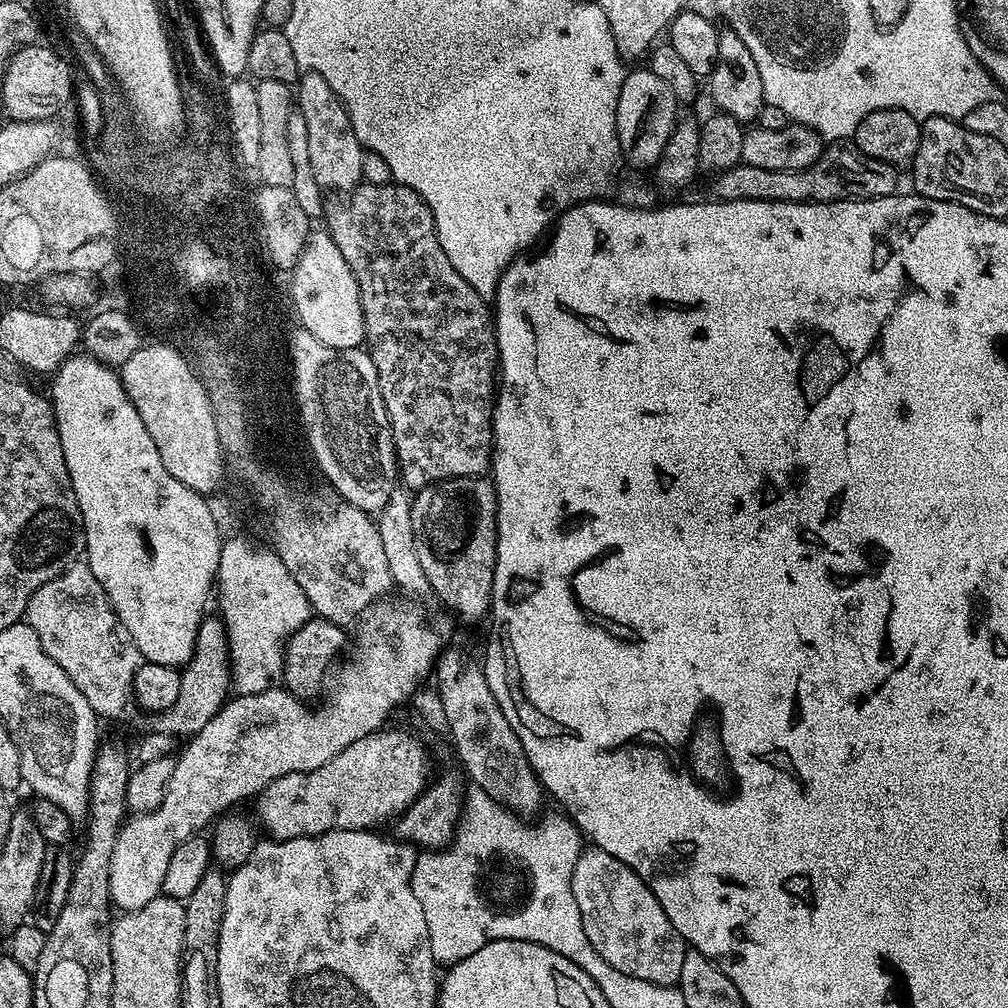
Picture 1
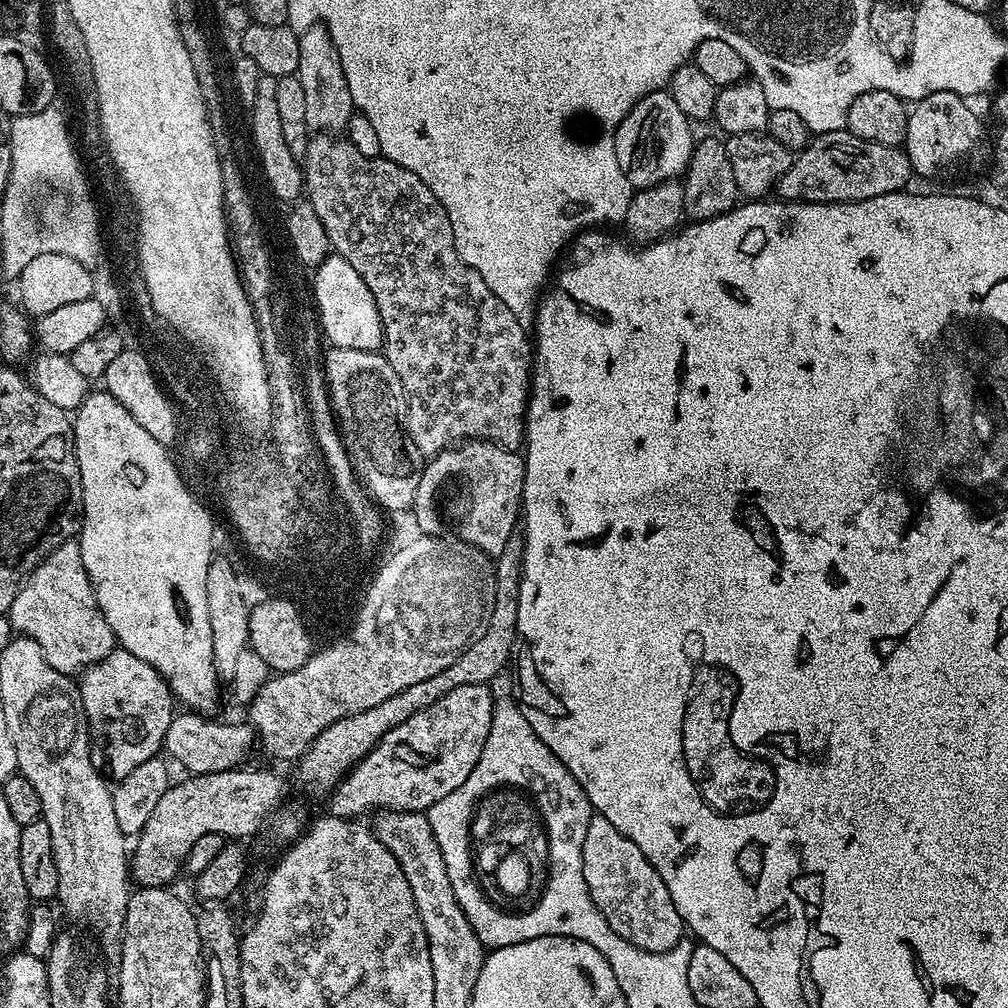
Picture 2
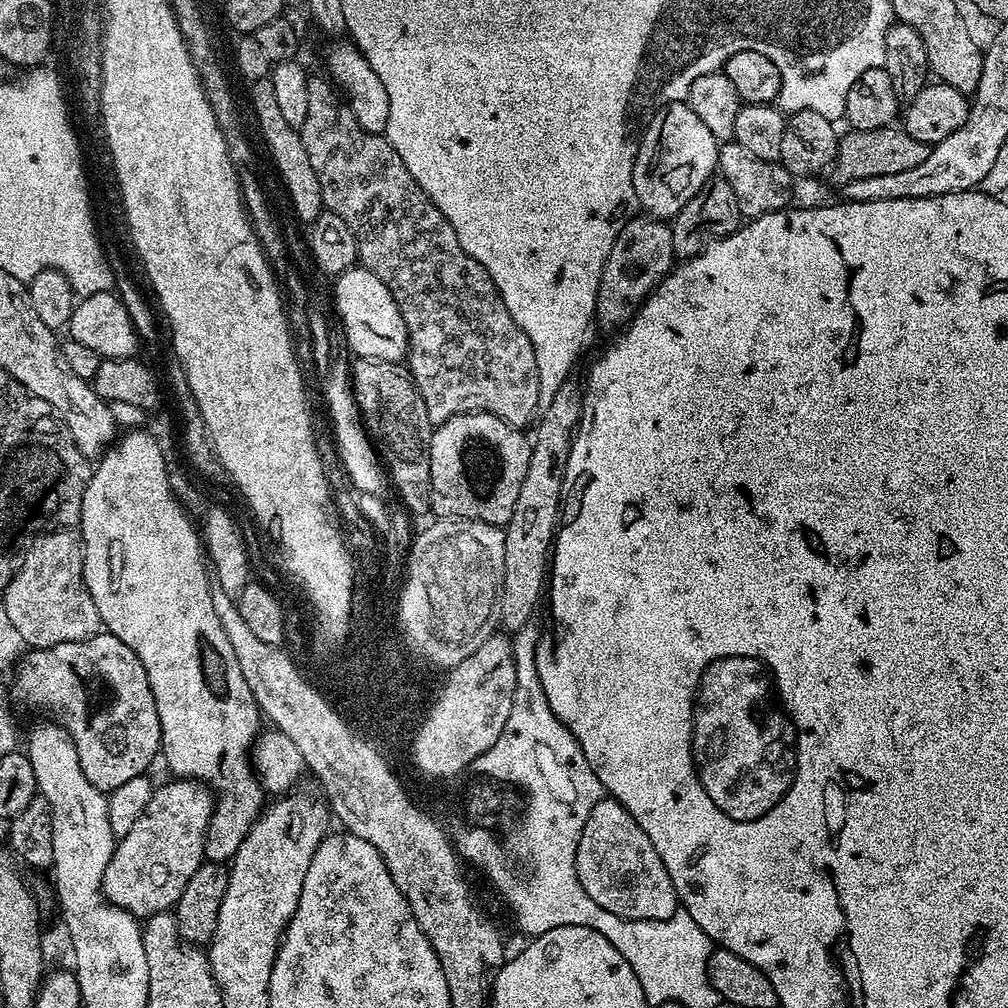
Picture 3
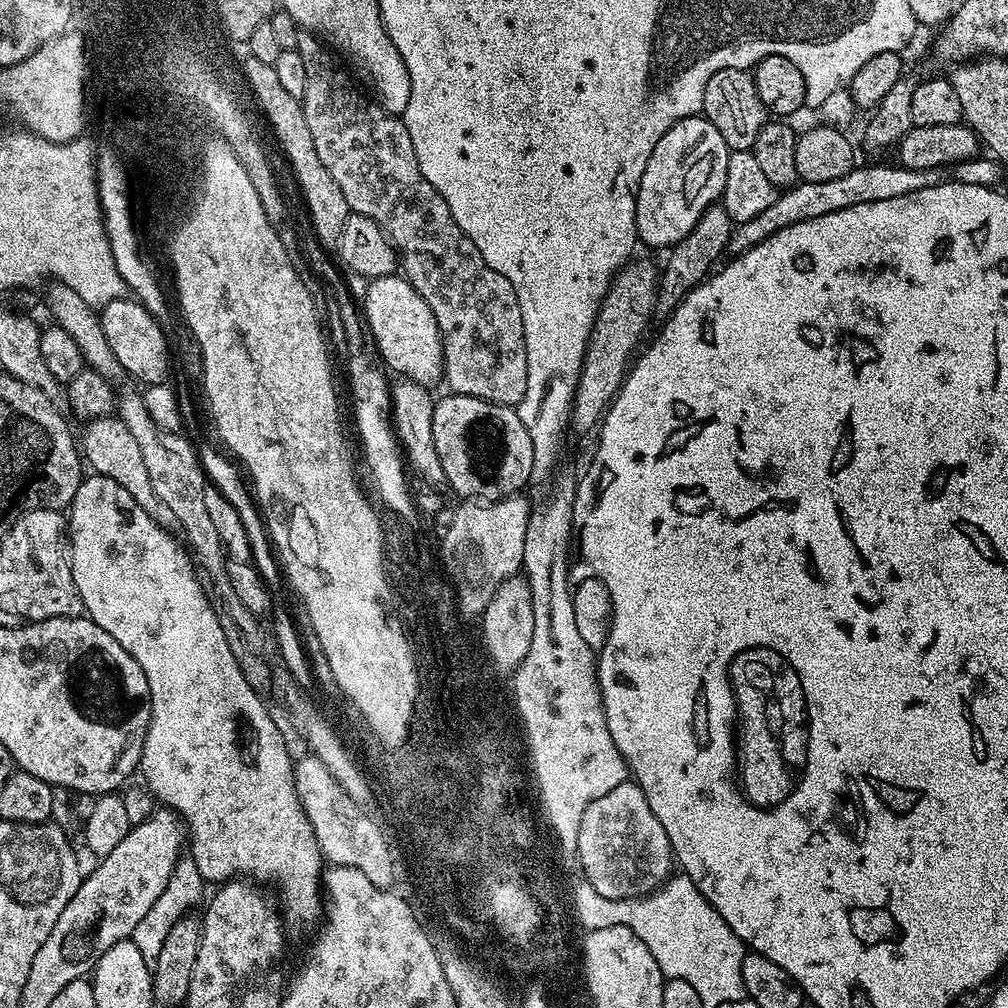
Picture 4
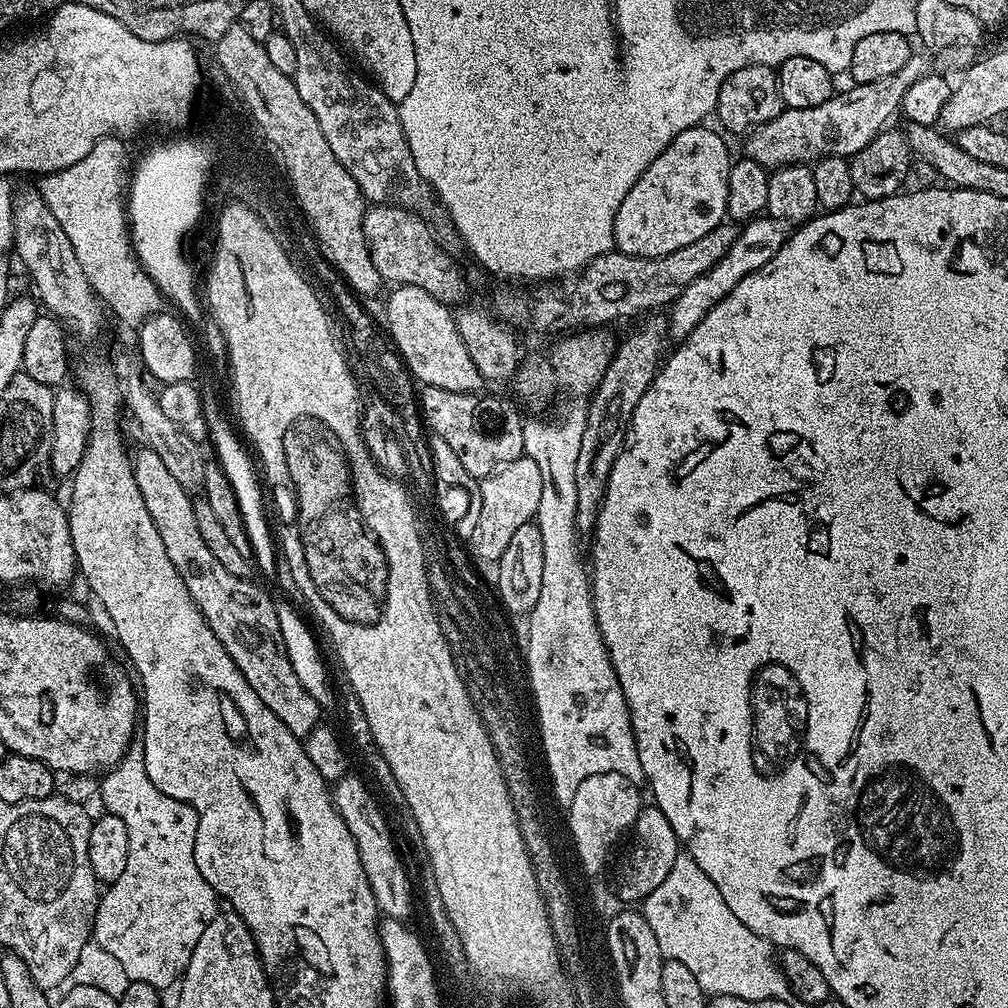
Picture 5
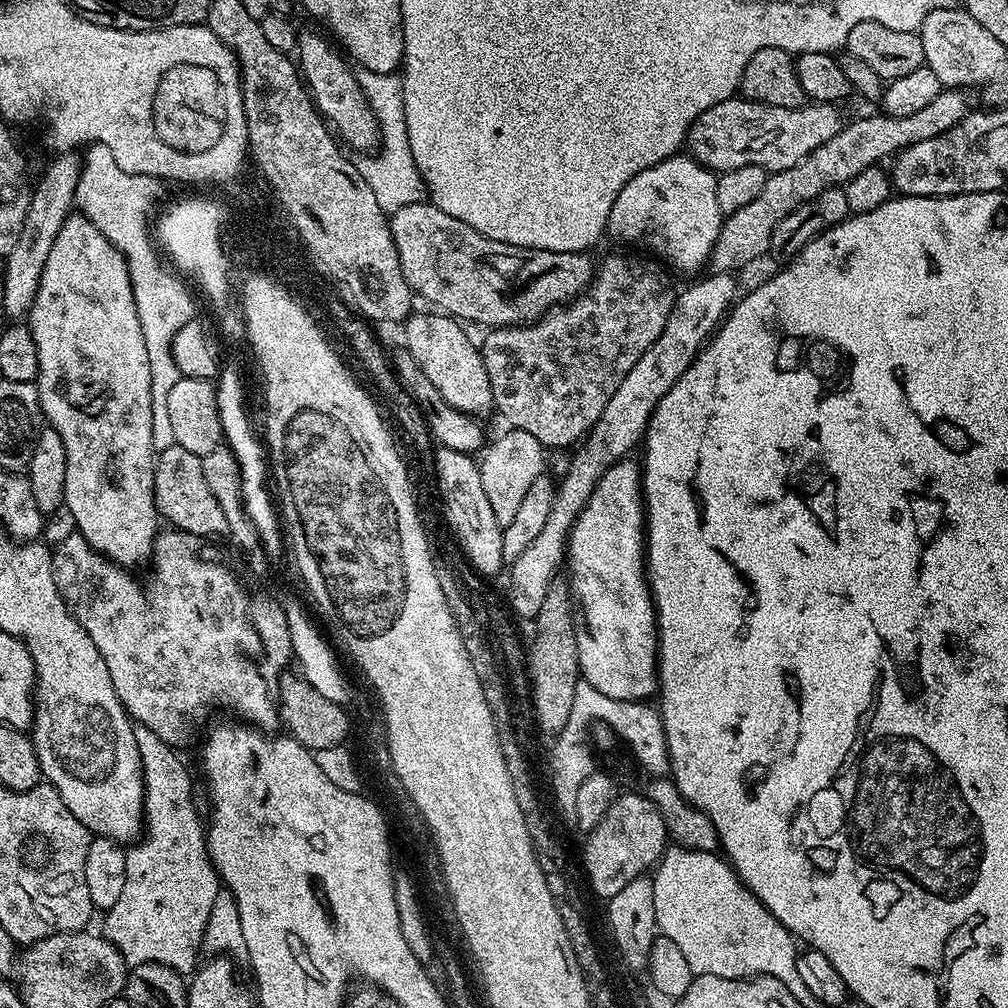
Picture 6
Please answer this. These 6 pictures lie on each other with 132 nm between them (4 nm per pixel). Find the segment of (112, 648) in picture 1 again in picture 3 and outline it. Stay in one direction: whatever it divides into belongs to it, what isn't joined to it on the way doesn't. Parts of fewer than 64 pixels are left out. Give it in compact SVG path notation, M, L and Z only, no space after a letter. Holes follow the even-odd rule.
M70 528L49 530L23 549L2 599L7 615L29 649L85 640L102 628L98 606L94 606L84 581L84 542L79 531Z

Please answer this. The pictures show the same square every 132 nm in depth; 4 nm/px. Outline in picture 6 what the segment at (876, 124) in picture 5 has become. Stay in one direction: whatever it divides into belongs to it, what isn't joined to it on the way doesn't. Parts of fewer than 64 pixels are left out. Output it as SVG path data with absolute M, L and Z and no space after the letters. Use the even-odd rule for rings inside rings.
M747 98L723 100L693 122L686 148L693 160L717 174L751 164L762 166L769 174L781 172L802 162L818 146L826 146L840 132L842 119L838 109L836 104L815 102L798 108L779 108Z

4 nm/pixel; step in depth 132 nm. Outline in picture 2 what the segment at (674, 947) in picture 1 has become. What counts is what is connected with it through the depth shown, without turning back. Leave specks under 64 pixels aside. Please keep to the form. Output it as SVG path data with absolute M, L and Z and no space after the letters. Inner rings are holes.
M596 814L587 827L583 847L585 875L596 897L594 906L600 904L619 932L643 944L649 952L665 952L685 939L686 929L674 907L674 898L670 898L670 890L666 890L666 882L662 882L658 870L650 866L646 854L628 836Z

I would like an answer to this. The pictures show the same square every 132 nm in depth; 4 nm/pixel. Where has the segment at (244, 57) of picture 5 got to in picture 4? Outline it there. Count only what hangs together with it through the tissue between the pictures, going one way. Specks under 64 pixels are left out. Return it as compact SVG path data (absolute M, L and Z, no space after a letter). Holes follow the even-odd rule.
M255 60L248 65L248 72L253 88L260 97L260 103L267 109L268 116L271 116L272 122L276 125L276 132L279 133L280 140L283 140L284 148L296 166L296 172L299 172L300 183L304 185L308 203L312 205L312 212L315 212L317 227L314 231L317 239L321 245L335 245L340 239L343 227L346 226L350 209L342 190L338 190L338 182L330 178L326 166L322 166L322 158L318 158L318 150L314 150L314 137L306 127L303 103L294 94L282 90L282 82L278 82L278 74L273 65Z

